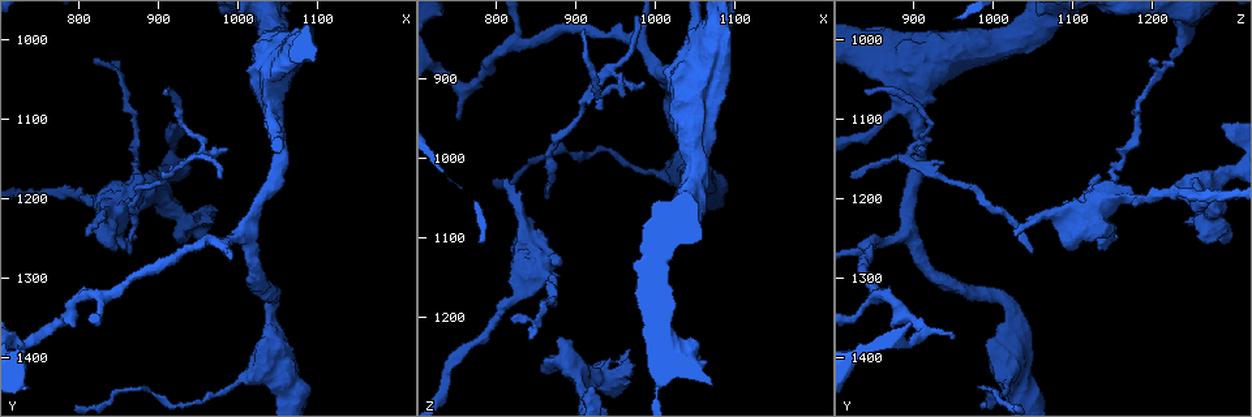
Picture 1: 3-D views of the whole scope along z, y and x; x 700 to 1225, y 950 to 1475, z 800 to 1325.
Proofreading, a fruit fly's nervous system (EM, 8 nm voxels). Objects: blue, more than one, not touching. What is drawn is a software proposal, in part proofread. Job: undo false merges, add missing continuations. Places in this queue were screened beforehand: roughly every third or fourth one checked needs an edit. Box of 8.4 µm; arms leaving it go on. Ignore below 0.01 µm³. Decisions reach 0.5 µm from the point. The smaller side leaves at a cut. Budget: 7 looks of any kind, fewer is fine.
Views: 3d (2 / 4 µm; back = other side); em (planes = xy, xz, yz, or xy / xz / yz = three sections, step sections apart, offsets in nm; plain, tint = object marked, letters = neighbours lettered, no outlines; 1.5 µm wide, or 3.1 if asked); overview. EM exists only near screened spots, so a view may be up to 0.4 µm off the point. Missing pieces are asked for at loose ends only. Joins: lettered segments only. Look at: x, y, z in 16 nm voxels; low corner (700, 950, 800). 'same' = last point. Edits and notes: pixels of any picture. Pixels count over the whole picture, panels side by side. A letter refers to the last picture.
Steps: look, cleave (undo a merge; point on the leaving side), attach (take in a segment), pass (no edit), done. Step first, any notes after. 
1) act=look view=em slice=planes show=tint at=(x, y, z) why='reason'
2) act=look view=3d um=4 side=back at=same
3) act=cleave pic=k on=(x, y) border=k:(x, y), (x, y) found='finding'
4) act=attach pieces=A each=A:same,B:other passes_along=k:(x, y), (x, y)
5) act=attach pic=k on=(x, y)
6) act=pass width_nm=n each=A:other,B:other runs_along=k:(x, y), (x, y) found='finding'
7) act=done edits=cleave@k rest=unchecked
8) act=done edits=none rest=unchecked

act=look view=3d um=2 side=back at=(840, 1030, 1230) why='free end'

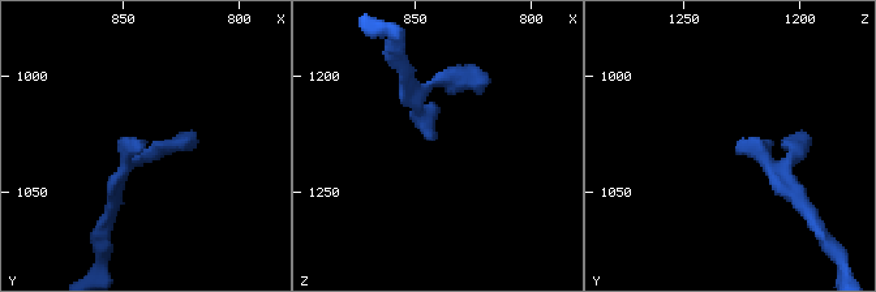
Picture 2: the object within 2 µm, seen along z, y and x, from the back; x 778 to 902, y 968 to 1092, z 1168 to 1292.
act=look view=em slice=planes show=tint at=(842, 1030, 1228) why='shape alone is not enough'

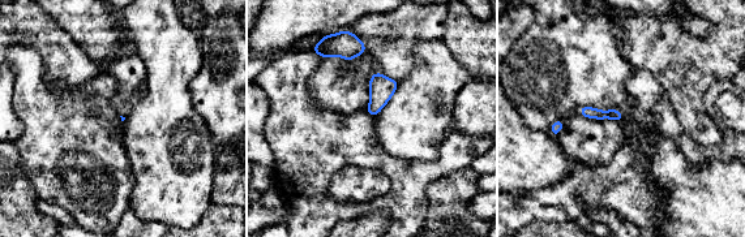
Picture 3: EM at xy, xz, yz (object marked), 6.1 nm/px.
act=look view=em slice=planes show=letters at=same why='what lies round it'

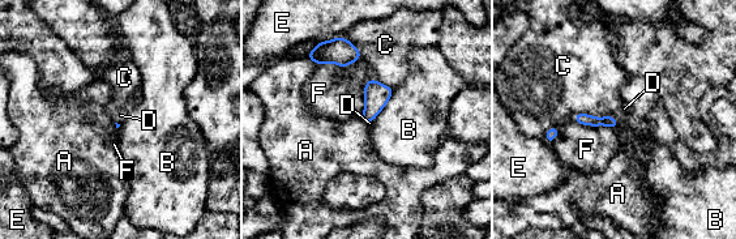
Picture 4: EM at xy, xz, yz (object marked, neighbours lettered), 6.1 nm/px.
act=attach pieces=D each=A:other,B:other,C:other,D:same,E:other,F:other found='it goes on there'

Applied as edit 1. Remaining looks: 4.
act=look view=em slice=planes show=letters at=(860, 1210, 1265) why='branch stops here'

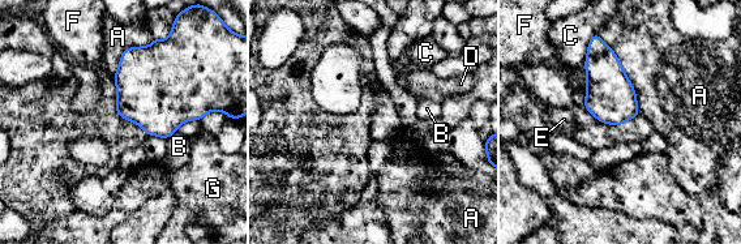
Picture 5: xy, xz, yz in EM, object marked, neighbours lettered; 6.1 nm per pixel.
act=pass longest_contact=A:360nm each=A:other,B:other,C:other,D:other,E:other,F:other,G:other border=5:(154, 38), (129, 46), (112, 77) found='no lettered segment goes on from it'

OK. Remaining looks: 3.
act=look view=em slice=yz step=8 show=tint at=(755, 1380, 950) why='branch stops here'

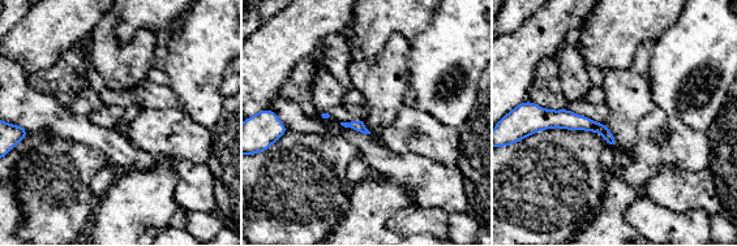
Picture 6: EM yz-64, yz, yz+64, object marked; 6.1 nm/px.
act=look view=em slice=planes show=letters at=same

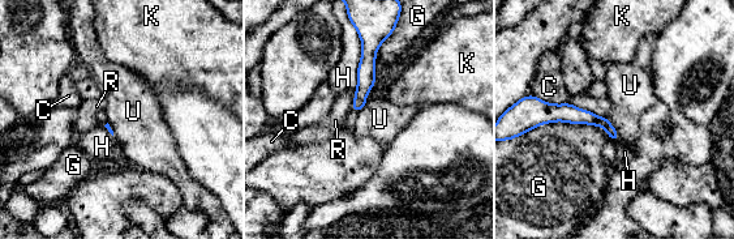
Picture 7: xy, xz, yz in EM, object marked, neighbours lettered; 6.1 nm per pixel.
act=pass longest_contact=G:480nm each=C:other,G:other,H:other,K:other,R:other,U:other border=7:(608, 135), (616, 143) found='no lettered segment goes on from it'

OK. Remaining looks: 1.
act=done edits=attach@4 rest=unchecked

